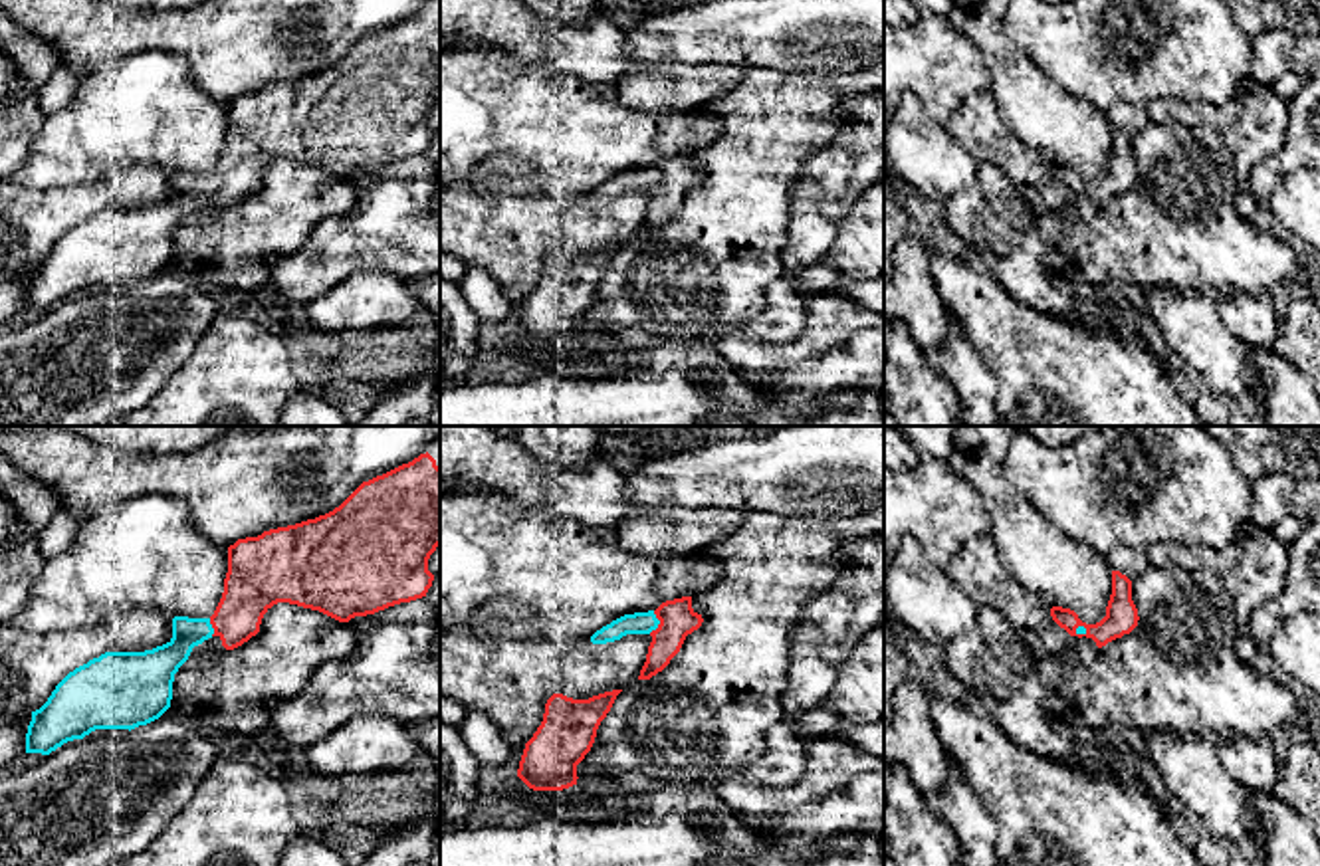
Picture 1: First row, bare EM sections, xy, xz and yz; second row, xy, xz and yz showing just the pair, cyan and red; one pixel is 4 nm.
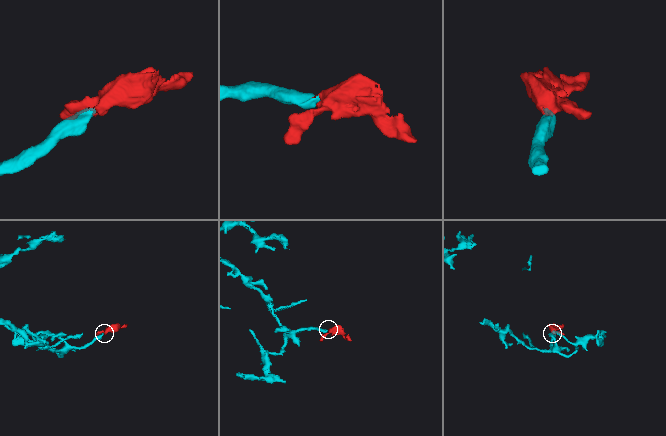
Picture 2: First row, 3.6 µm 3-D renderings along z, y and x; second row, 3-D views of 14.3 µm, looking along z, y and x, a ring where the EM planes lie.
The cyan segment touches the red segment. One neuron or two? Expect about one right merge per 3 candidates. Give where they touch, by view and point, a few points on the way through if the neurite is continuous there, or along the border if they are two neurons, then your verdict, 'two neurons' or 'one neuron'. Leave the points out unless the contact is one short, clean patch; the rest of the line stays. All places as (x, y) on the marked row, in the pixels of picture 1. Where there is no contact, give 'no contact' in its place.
contact xz (659, 623); way xz (641, 623), (659, 623), (670, 623), (676, 617); one neuron

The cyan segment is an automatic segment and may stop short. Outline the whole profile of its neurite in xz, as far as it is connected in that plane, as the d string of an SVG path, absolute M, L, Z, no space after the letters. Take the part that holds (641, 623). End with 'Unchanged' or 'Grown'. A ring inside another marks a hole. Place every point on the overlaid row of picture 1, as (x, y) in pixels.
M692 596L662 602L656 610L624 614L591 636L593 644L620 640L626 634L650 634L646 662L638 680L650 680L662 672L680 652L688 634L702 626L704 618L692 608Z. Grown

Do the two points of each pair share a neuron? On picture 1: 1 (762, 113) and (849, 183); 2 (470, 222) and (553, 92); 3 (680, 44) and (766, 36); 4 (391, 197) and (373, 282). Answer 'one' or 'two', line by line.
1: two
2: two
3: one
4: two

